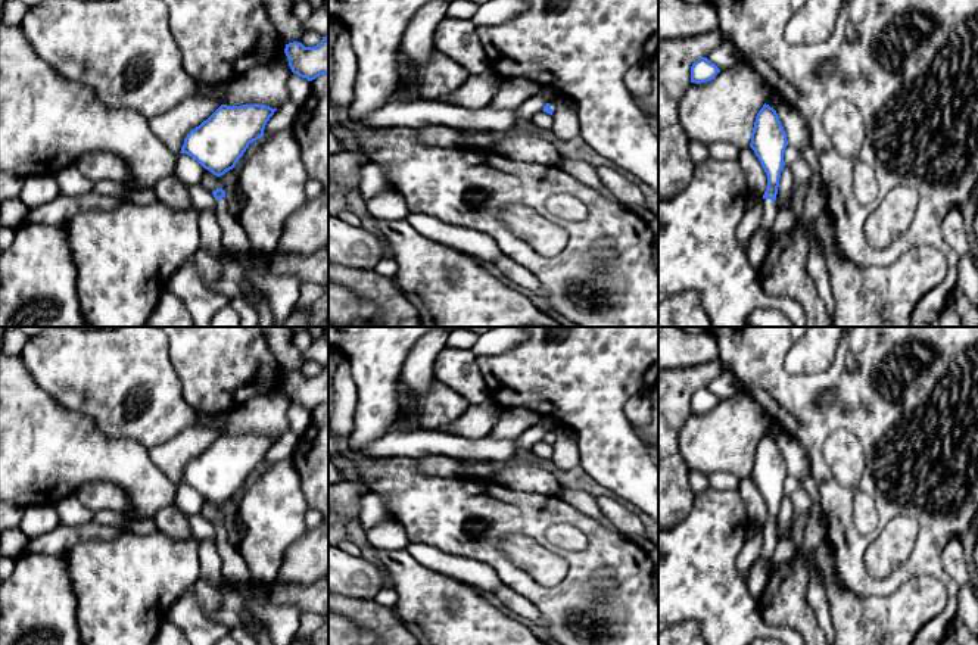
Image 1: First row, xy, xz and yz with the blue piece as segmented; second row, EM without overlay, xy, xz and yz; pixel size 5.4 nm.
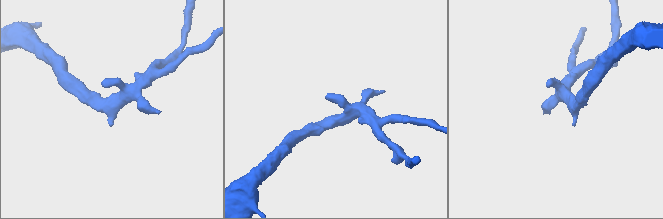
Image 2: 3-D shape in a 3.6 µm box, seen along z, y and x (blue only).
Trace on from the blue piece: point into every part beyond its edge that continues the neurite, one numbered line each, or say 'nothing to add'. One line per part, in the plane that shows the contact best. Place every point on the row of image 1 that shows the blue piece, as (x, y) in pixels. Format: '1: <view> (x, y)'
1: yz (769, 208)

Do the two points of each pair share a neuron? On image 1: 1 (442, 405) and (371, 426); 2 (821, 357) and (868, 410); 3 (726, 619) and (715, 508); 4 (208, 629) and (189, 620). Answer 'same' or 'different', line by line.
1: different
2: different
3: same
4: same

